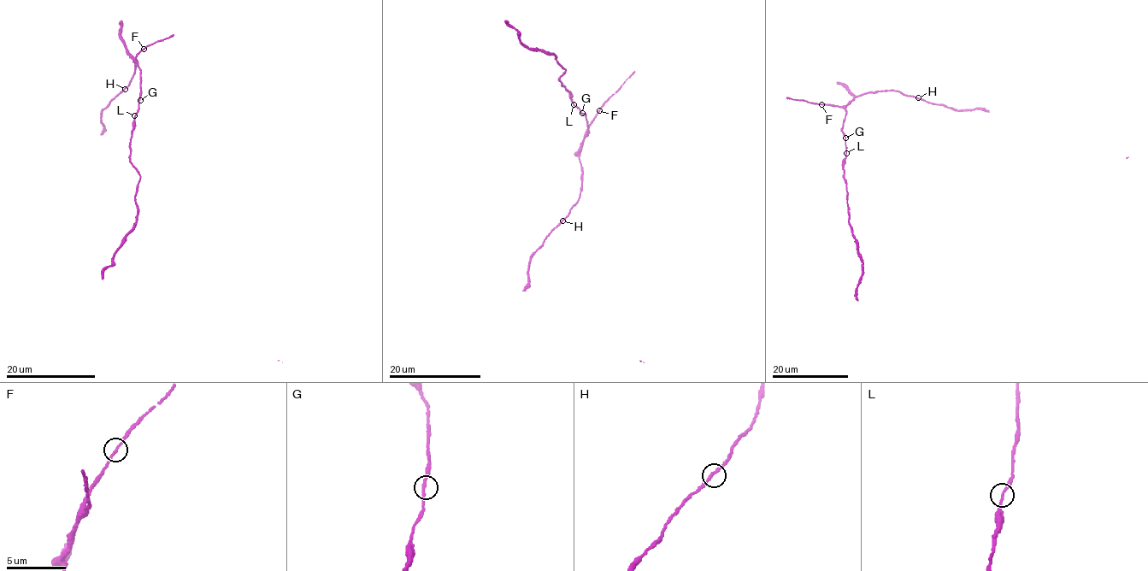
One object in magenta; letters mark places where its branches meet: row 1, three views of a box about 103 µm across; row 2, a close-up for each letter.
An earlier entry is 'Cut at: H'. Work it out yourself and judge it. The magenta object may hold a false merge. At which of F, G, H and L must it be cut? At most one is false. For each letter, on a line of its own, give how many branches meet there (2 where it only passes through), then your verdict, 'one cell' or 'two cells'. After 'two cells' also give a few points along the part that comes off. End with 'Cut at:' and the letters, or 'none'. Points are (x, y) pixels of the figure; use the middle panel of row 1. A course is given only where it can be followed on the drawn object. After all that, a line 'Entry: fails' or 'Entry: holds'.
F: 2 branches meet; one cell
G: 2 branches meet; one cell
H: 2 branches meet; one cell
L: 2 branches meet; one cell
Cut at: none
Entry: fails

